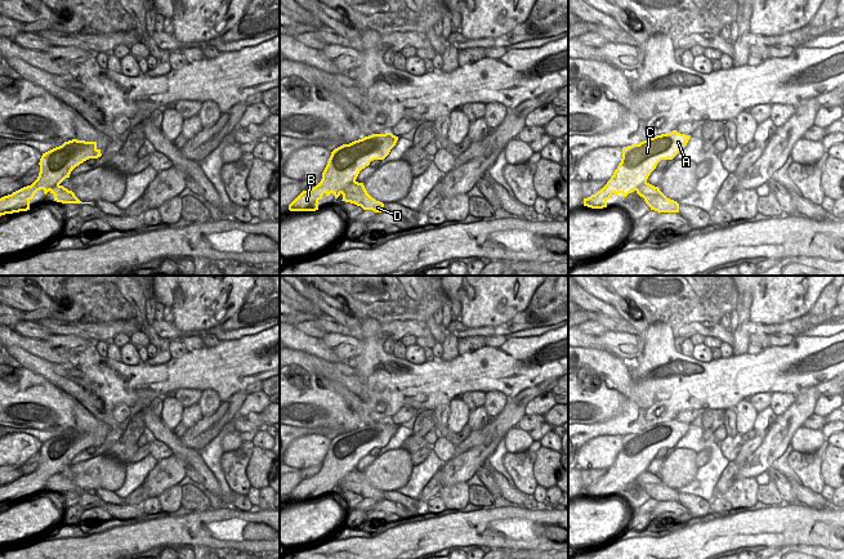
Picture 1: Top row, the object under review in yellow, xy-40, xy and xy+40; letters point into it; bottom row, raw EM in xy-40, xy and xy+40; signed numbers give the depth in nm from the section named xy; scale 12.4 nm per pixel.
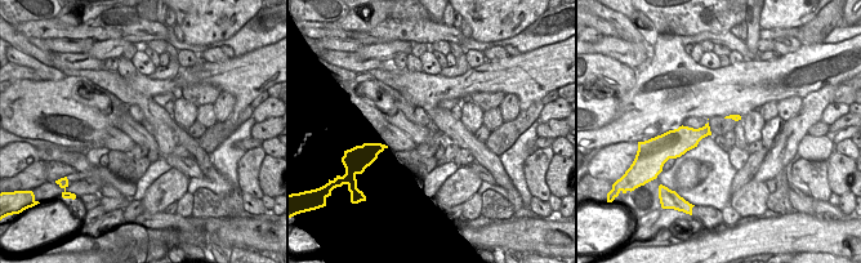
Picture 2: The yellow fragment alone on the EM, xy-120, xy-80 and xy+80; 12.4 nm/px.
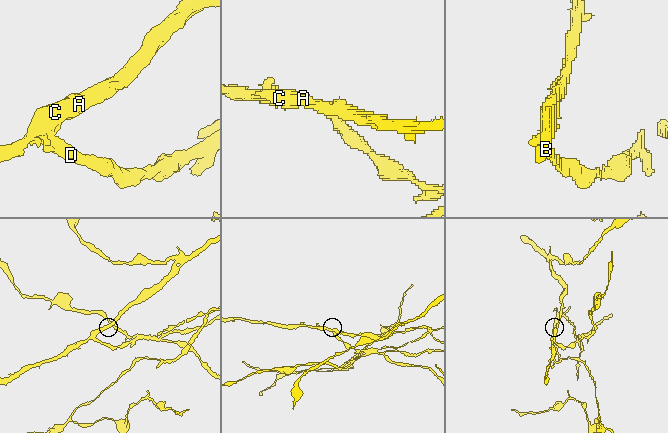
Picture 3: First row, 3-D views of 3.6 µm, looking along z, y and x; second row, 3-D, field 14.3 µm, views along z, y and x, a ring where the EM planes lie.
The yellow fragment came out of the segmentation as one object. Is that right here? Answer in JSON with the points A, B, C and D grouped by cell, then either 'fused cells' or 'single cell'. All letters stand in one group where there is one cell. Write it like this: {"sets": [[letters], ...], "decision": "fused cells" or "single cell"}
{"sets": [["A", "B", "C"], ["D"]], "decision": "fused cells"}

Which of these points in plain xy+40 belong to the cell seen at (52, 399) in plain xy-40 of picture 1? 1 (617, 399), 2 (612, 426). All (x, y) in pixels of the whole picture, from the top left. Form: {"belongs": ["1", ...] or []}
{"belongs": ["1"]}

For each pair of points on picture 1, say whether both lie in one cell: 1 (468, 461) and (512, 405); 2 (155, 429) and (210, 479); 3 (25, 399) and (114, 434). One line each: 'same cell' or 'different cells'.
1: same cell
2: same cell
3: different cells

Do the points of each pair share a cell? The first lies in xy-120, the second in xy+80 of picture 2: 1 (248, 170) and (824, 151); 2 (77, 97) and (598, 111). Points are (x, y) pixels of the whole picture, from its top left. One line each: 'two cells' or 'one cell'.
1: two cells
2: one cell

